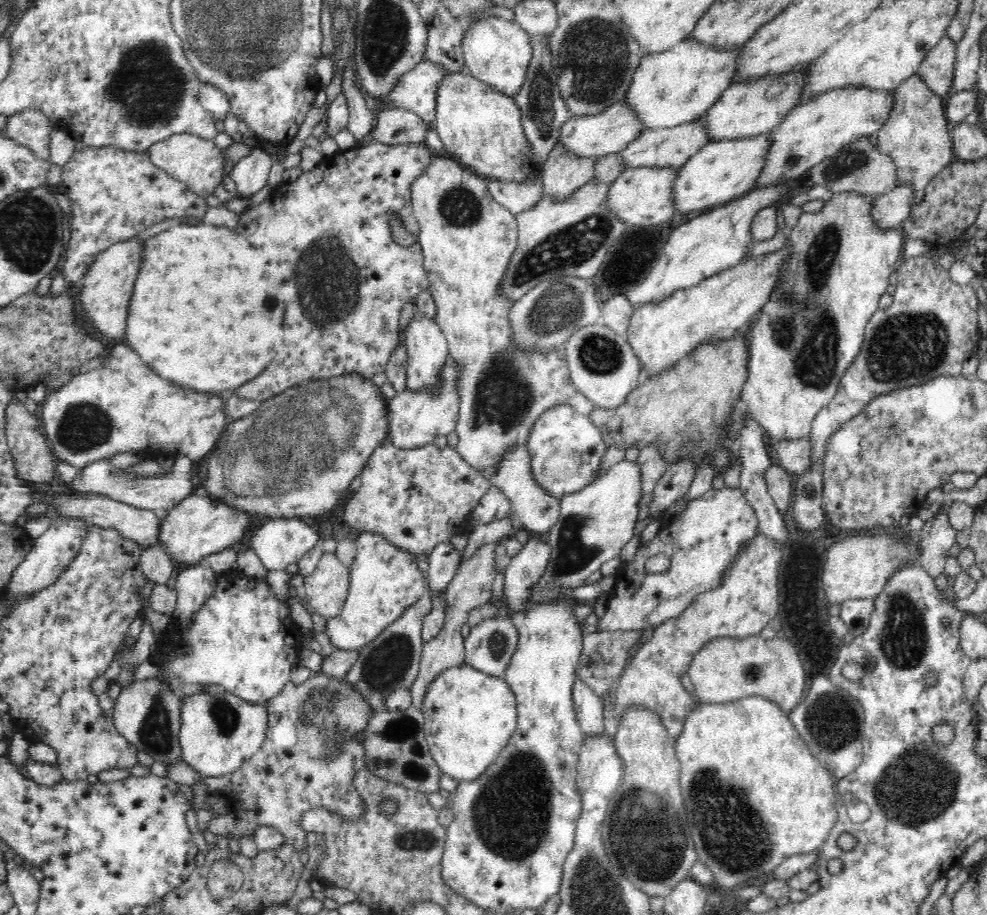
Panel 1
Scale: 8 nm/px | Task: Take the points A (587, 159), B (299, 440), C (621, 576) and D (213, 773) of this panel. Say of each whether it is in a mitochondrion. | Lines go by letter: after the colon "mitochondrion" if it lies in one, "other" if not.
A: other
B: mitochondrion
C: other
D: other

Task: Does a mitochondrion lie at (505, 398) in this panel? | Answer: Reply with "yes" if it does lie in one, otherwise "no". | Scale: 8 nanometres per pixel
yes

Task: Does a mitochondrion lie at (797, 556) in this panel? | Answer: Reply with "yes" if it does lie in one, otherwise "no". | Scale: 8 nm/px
no

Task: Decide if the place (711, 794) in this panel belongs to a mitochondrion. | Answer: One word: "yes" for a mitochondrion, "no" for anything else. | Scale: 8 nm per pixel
yes

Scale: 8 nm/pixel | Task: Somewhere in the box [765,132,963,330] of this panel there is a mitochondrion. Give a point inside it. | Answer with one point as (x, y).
(851, 160)

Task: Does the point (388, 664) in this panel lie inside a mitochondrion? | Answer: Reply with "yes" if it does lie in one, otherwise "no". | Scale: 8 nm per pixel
yes

